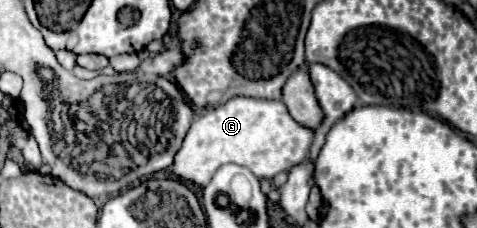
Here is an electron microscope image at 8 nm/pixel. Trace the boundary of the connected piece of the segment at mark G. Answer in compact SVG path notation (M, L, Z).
M236 96L218 108L206 110L198 116L186 142L174 158L172 172L196 186L206 186L214 172L224 164L238 164L250 168L258 178L272 180L278 172L304 164L310 154L314 130L298 124L282 100L262 100Z

